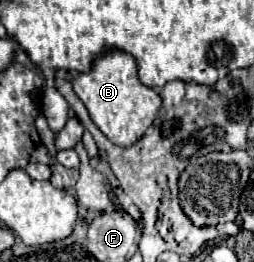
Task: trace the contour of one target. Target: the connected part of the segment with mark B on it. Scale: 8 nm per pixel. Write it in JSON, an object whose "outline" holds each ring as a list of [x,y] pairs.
{"outline":[[[113,51],[99,57],[89,73],[81,73],[73,79],[73,91],[87,107],[93,123],[111,143],[119,147],[131,147],[137,139],[141,139],[161,107],[161,97],[157,91],[139,81],[135,57],[123,51]]]}

